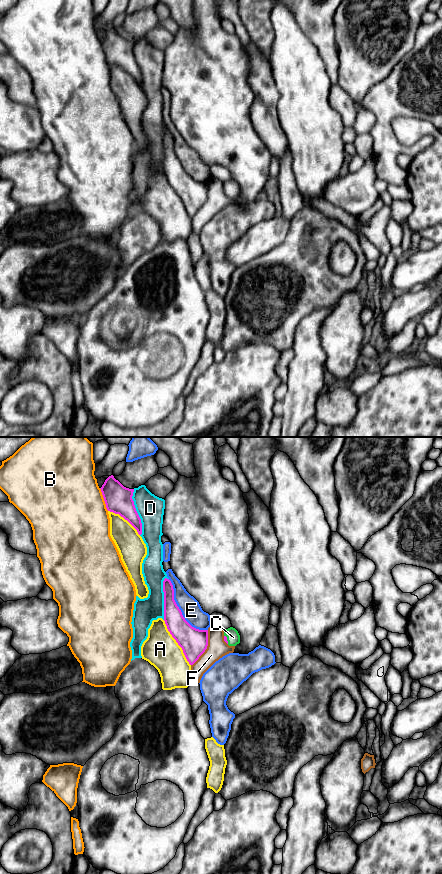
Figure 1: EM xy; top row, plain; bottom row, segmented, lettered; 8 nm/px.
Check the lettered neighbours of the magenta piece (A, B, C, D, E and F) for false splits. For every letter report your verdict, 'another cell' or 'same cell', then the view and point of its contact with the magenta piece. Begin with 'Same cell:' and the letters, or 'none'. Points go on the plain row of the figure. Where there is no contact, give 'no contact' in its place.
Same cell: C
A: another cell; contact xy (177, 194)
B: another cell; contact xy (104, 51)
C: same cell; contact xy (226, 191)
D: another cell; contact xy (136, 64)
E: another cell; contact xy (180, 162)
F: another cell; contact xy (206, 200)

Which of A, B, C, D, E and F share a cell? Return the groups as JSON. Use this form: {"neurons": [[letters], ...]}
{"neurons": [["A"], ["B"], ["C"], ["D"], ["E"], ["F"]]}

